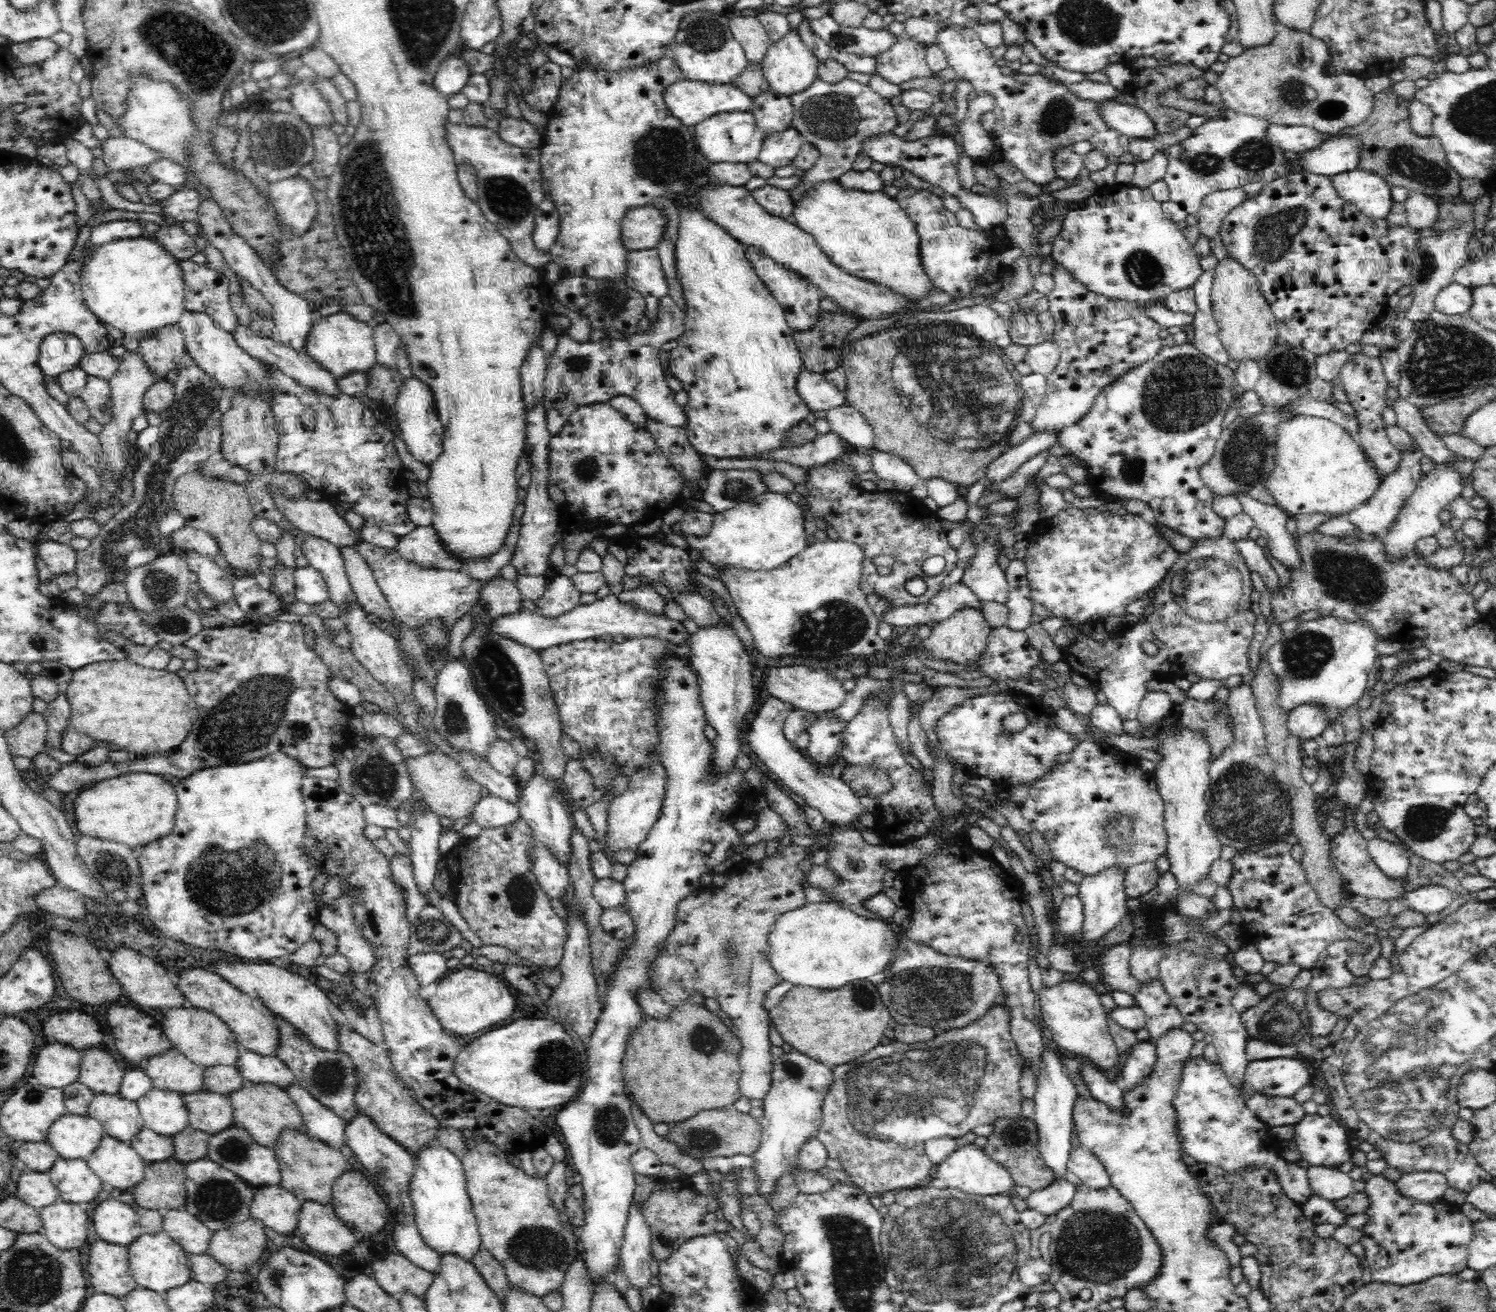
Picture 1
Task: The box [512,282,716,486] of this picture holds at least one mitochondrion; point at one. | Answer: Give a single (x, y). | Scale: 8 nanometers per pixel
(578, 364)

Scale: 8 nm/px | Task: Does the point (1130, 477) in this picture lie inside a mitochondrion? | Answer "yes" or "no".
yes

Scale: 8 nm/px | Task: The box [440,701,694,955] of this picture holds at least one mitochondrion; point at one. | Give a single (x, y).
(521, 893)

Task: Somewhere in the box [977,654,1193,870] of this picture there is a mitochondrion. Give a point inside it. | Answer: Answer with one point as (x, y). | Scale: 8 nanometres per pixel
(1122, 834)

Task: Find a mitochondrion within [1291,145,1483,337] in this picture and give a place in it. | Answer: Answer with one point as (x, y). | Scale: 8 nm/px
(1426, 269)

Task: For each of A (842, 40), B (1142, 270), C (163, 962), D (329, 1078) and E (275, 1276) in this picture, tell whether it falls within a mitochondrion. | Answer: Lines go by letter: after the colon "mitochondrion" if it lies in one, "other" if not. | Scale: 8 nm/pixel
A: mitochondrion
B: mitochondrion
C: other
D: mitochondrion
E: mitochondrion

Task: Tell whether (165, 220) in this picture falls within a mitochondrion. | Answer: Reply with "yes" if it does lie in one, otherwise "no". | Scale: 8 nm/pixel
no

